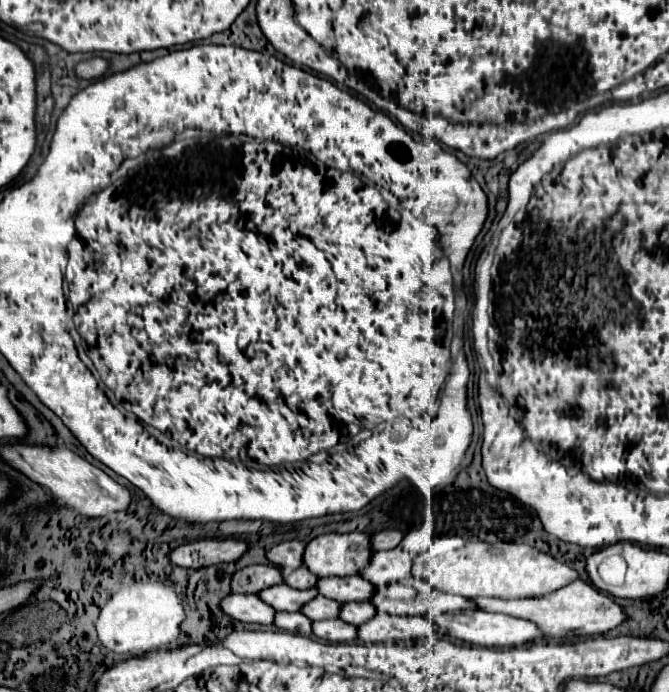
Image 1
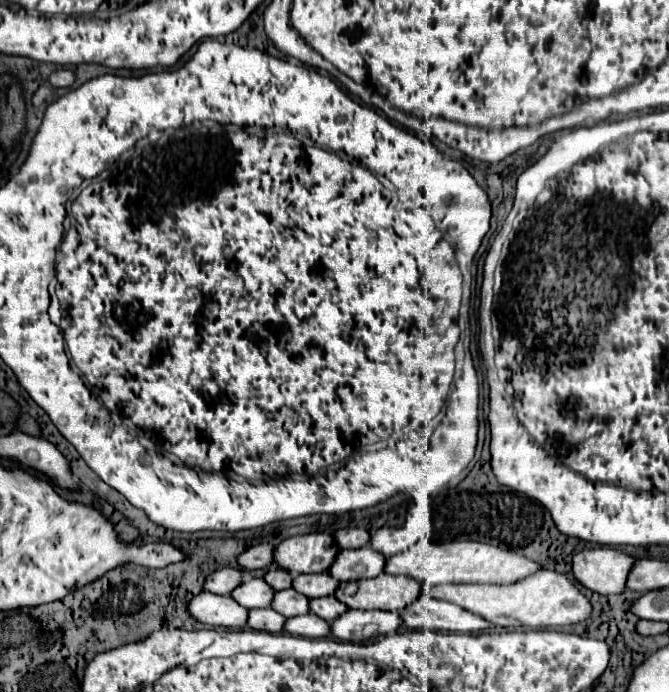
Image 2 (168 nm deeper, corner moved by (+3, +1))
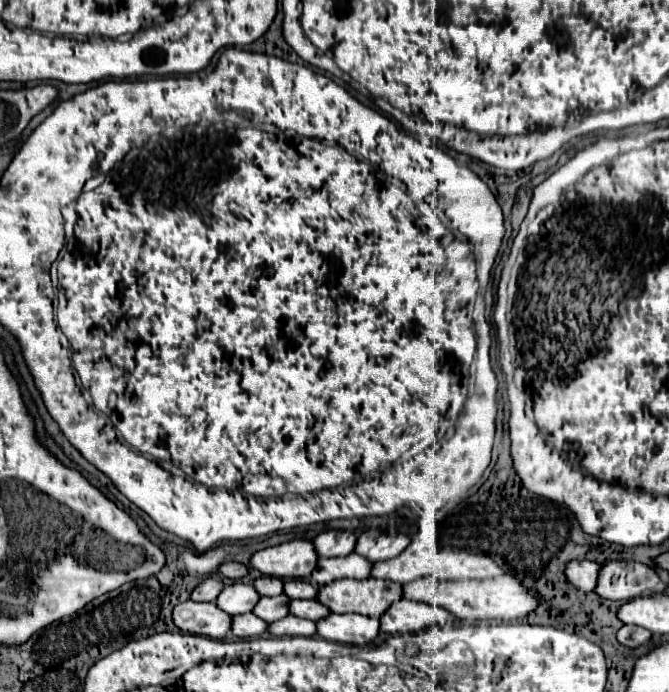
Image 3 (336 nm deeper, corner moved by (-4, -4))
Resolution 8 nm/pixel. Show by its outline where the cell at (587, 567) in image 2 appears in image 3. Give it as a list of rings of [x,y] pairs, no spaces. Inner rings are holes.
[[[570,561],[566,567],[566,577],[580,591],[594,591],[598,585],[600,569],[602,565],[596,561]]]

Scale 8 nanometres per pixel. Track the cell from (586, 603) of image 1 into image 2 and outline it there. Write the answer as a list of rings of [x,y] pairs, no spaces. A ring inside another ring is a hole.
[[[539,570],[523,580],[517,580],[515,584],[503,584],[503,586],[499,584],[441,584],[441,586],[429,588],[427,584],[423,584],[423,594],[453,602],[499,628],[513,628],[513,630],[575,624],[589,618],[591,614],[589,600],[575,588],[573,580],[565,574],[551,572],[551,570]]]

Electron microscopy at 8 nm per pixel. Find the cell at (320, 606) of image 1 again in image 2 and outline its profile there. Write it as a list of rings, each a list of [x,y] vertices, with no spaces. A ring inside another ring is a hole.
[[[293,588],[287,590],[279,590],[275,592],[275,600],[271,600],[271,608],[279,614],[283,614],[285,618],[291,616],[299,616],[299,614],[307,614],[309,612],[309,600],[295,592]]]

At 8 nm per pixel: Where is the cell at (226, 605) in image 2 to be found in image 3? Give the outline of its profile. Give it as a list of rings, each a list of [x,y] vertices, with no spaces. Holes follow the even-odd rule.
[[[184,601],[174,607],[174,623],[182,631],[224,639],[232,631],[232,615],[222,611],[216,603]]]

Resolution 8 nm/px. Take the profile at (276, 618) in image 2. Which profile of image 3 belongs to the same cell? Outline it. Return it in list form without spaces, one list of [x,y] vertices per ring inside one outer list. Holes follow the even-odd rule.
[[[254,613],[236,615],[232,633],[238,635],[238,637],[262,637],[262,635],[268,635],[268,621],[262,621]]]

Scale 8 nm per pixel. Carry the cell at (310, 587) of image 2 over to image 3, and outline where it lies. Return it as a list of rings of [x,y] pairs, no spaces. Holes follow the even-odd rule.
[[[312,577],[308,579],[285,579],[284,593],[292,599],[316,599],[318,597],[318,587],[312,582]]]

